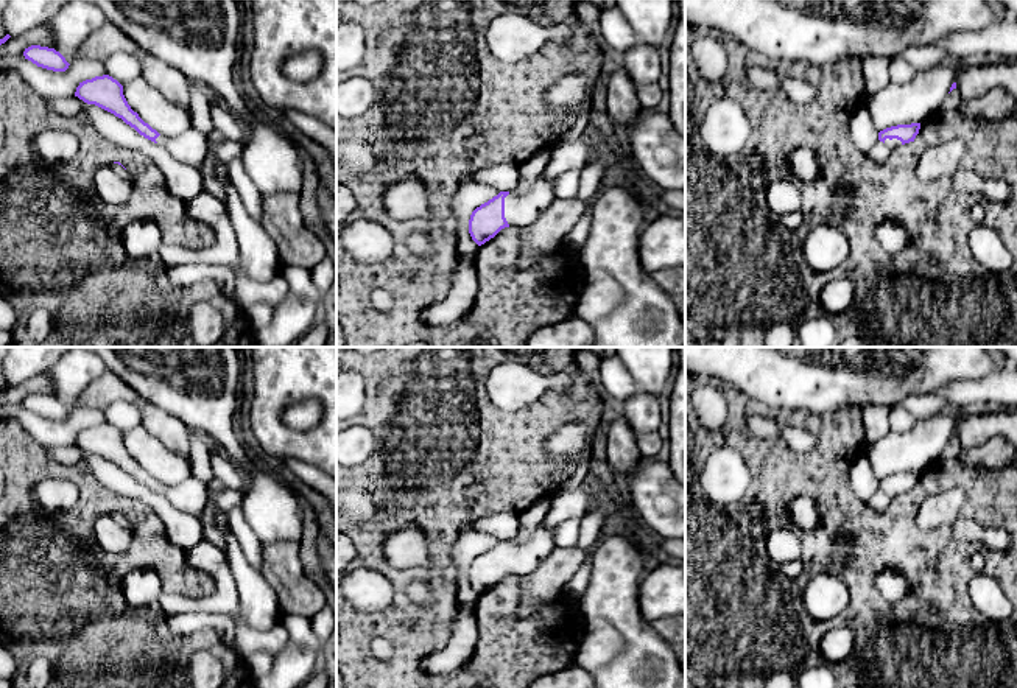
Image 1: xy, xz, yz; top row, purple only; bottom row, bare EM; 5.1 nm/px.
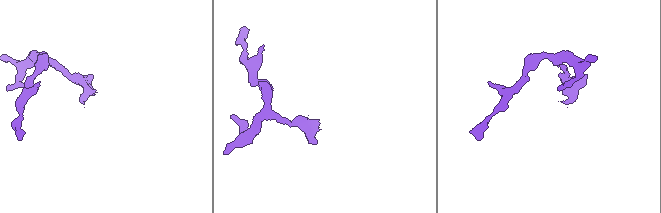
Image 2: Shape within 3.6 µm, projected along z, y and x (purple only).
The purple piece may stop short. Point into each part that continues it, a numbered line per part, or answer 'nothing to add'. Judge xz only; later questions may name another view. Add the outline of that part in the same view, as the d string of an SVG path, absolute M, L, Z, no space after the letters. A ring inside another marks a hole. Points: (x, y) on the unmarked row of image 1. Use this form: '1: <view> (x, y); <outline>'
1: xz (519, 559); M540 523L531 540L523 545L509 542L505 546L505 567L509 574L525 576L531 573L544 557L547 557L556 546L550 531Z

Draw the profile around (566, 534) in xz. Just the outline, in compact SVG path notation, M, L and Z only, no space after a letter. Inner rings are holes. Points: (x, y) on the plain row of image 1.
M572 517L558 525L554 531L554 542L558 546L572 548L578 542L578 532L581 526L581 518Z

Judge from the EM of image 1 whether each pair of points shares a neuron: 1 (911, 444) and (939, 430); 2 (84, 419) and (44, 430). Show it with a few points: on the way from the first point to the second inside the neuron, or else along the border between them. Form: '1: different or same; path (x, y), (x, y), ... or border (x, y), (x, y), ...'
1: same; path (918, 444), (922, 444), (933, 433)
2: same; path (75, 422), (67, 430), (53, 430)

